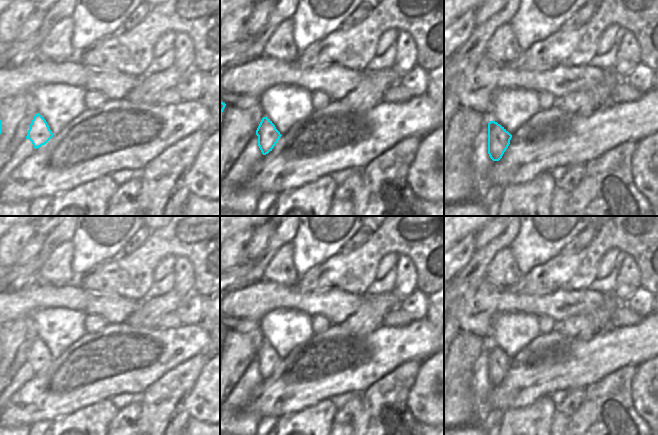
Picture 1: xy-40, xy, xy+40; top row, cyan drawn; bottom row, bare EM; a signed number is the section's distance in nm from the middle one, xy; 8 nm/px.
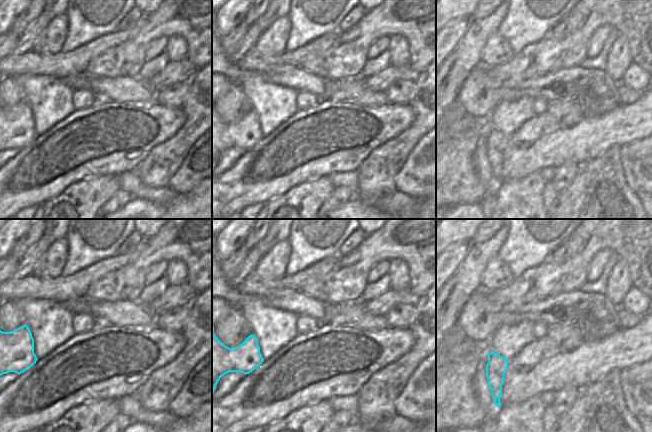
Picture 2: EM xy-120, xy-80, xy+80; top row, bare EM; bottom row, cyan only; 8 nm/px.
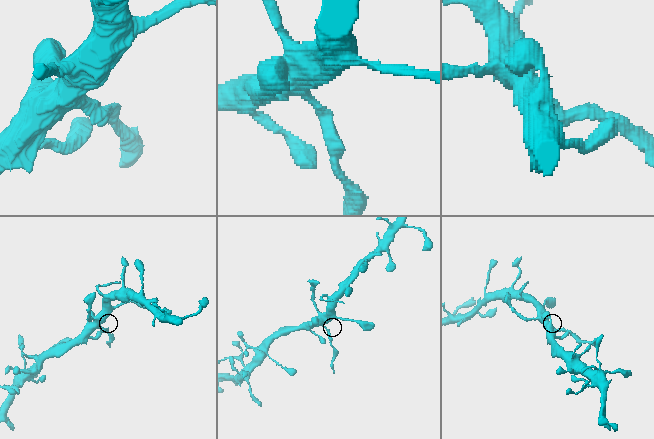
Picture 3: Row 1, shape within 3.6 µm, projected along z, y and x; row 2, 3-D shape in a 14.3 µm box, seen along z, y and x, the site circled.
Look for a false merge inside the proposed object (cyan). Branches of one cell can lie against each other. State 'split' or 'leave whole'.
split

